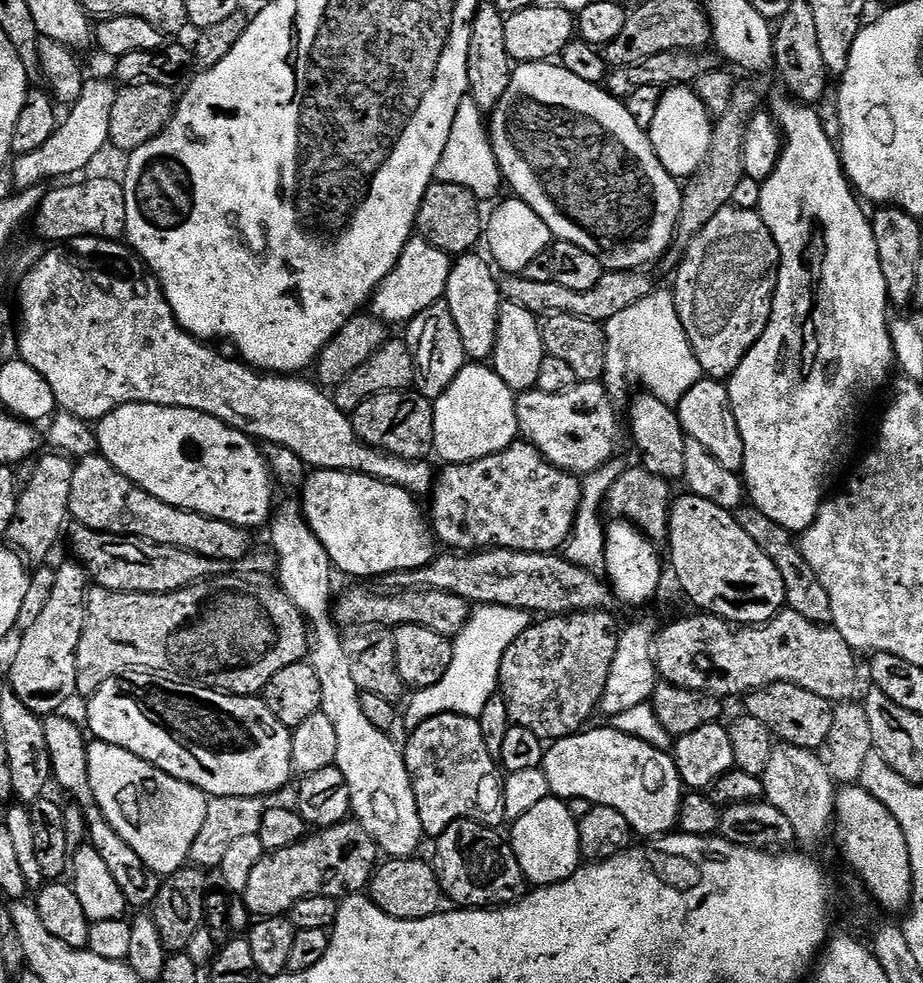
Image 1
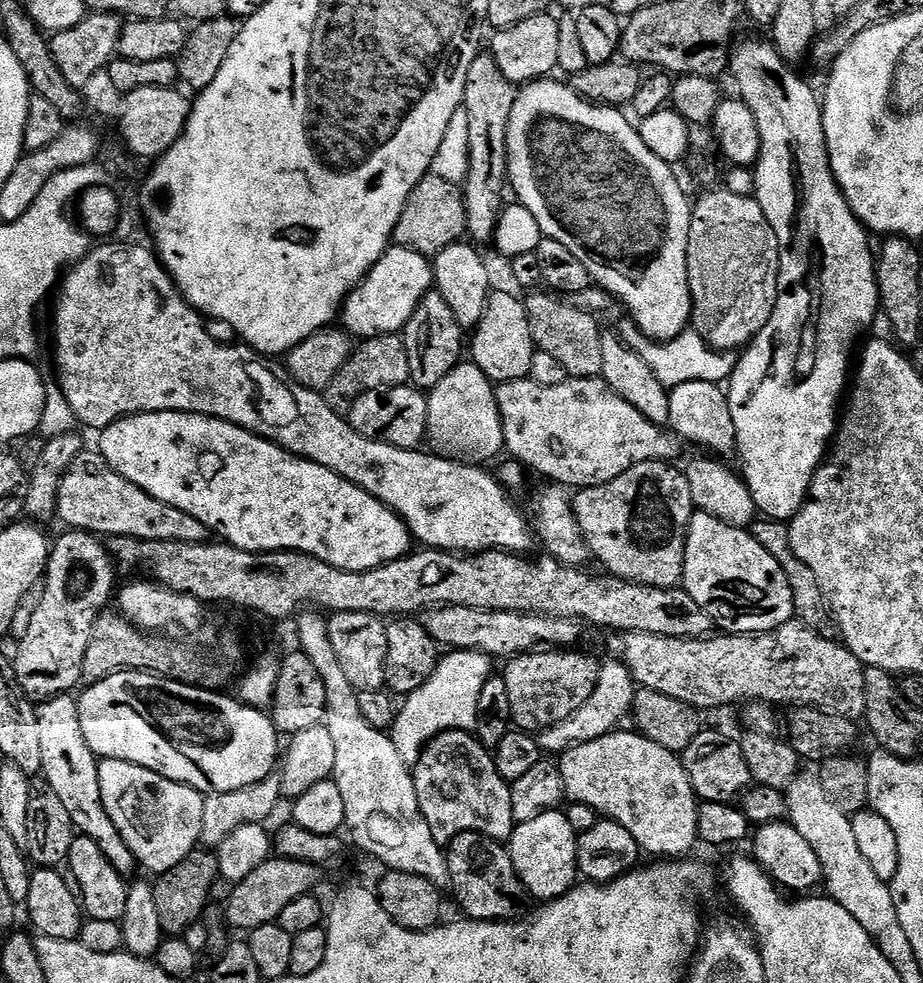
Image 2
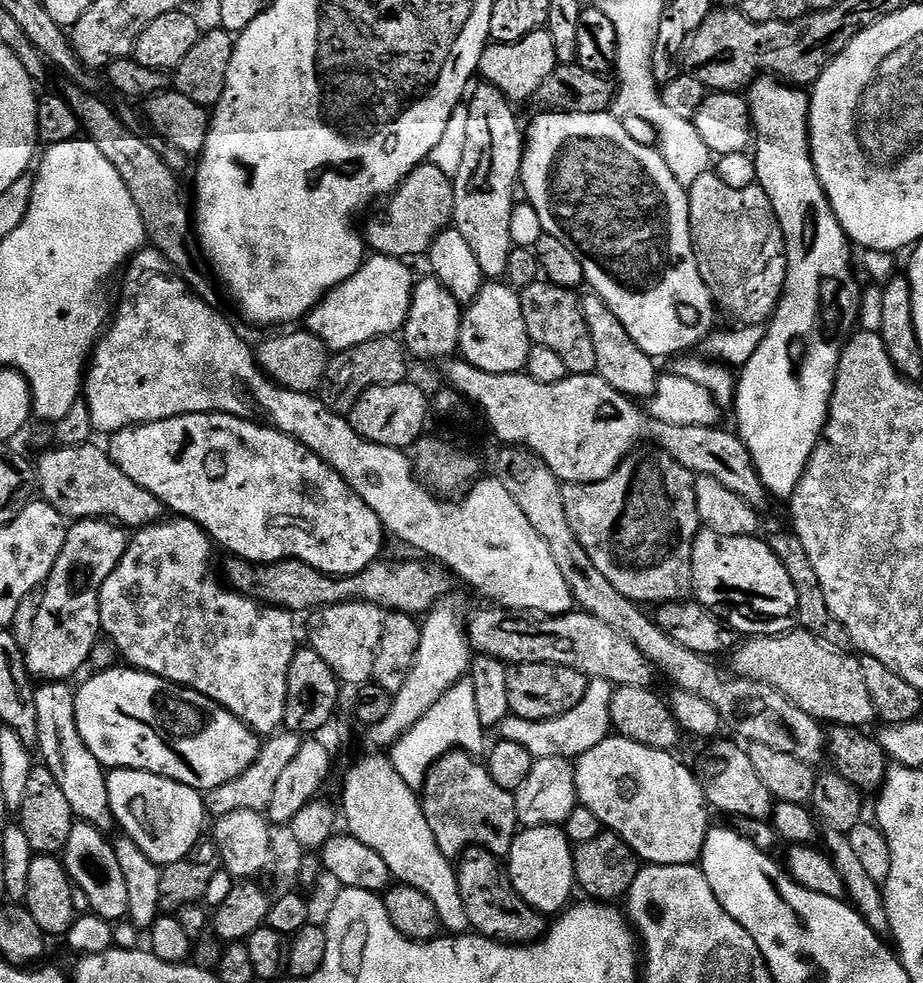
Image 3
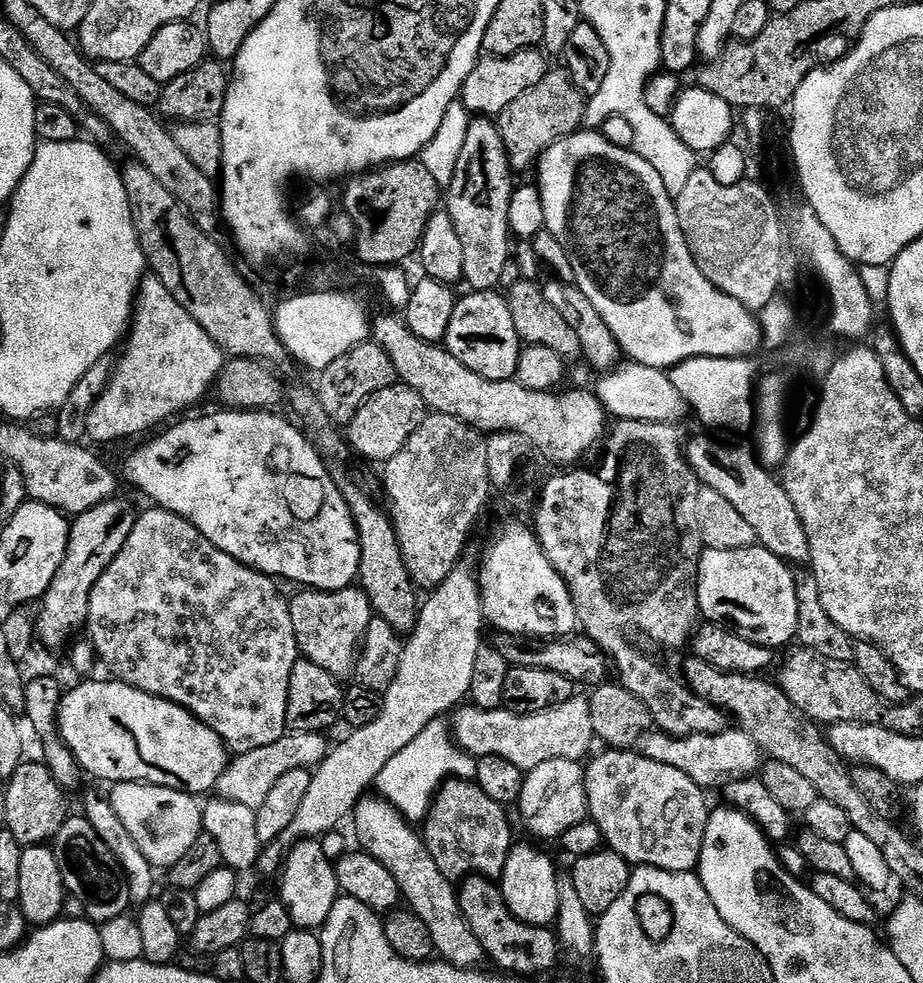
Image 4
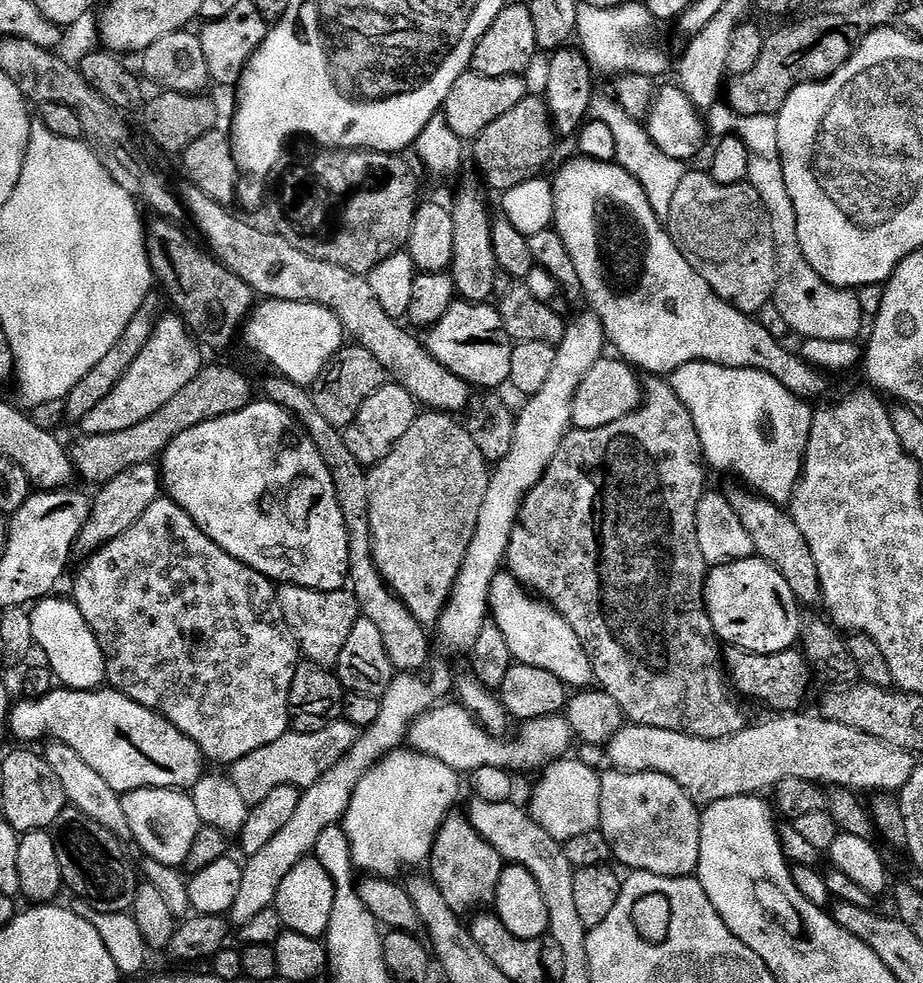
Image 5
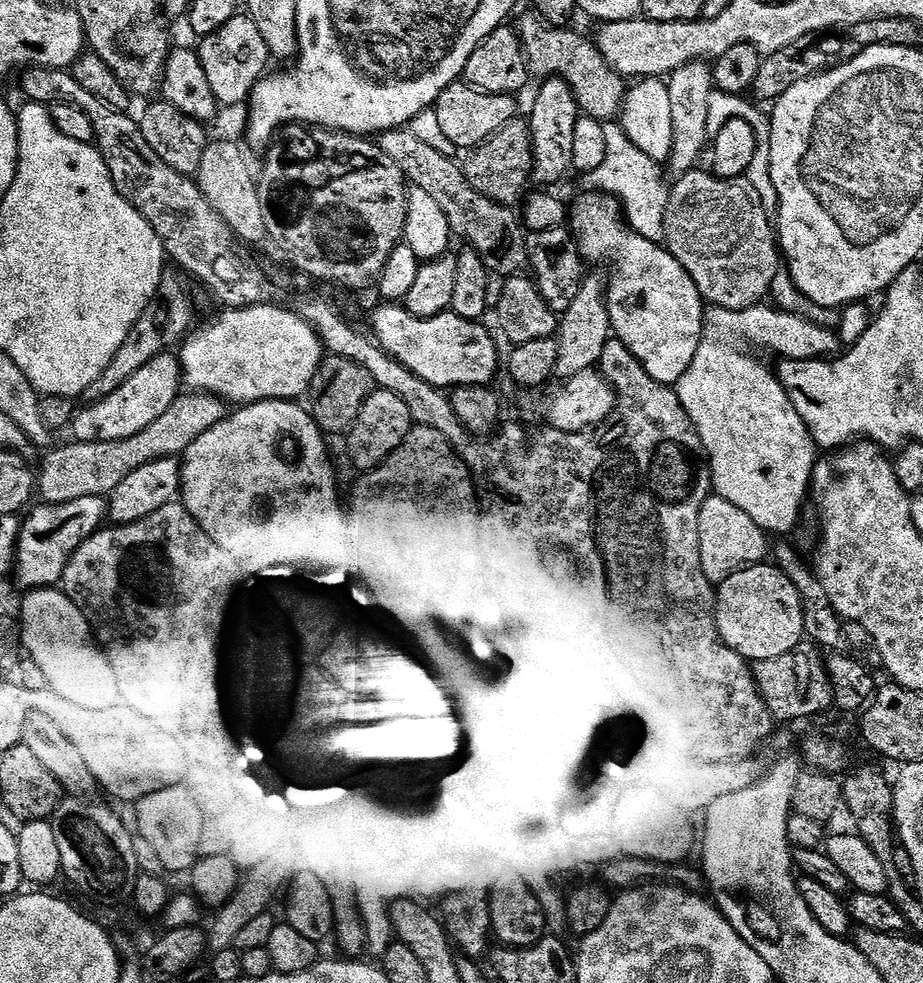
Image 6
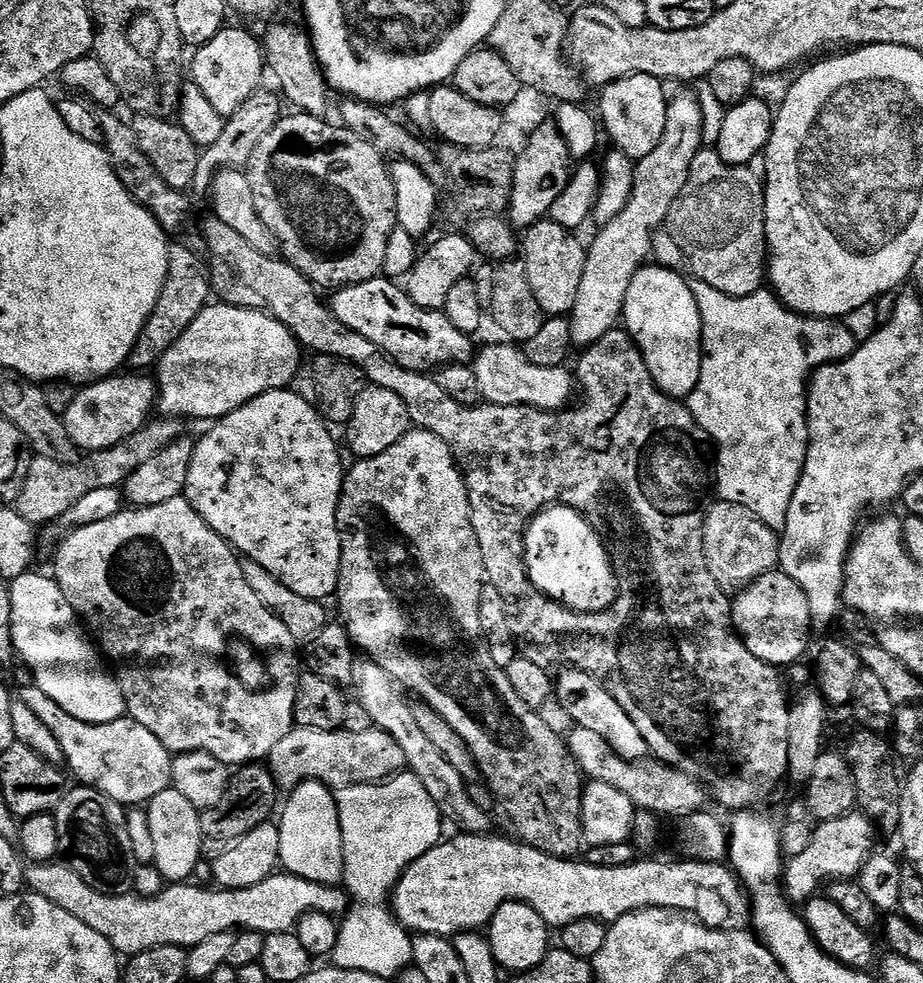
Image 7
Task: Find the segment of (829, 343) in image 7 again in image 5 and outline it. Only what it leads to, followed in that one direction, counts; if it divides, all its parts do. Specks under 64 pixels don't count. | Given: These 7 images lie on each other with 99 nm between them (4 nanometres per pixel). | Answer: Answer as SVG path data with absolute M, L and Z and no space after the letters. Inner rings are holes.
M695 360L686 366L682 366L677 372L671 373L670 383L674 394L684 403L686 410L690 410L690 418L694 418L694 426L700 435L700 445L704 451L707 467L709 469L717 468L720 472L729 472L730 475L737 476L744 483L741 485L747 486L753 493L763 496L771 504L791 505L792 495L796 492L796 483L800 481L800 474L804 470L804 455L806 454L806 446L812 429L813 409L808 409L811 407L805 401L801 400L799 396L795 396L790 390L786 390L786 386L782 386L782 382L778 382L778 378L774 378L768 372L755 372L753 368L727 368L714 362Z

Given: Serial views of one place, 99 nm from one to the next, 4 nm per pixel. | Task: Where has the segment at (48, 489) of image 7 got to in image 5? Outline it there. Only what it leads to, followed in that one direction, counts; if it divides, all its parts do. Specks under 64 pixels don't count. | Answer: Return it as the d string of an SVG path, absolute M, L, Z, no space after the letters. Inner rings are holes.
M224 364L201 367L200 373L186 382L186 386L182 386L182 390L178 390L178 394L174 394L174 398L170 398L170 402L166 402L166 406L162 406L158 414L150 414L146 422L138 422L138 426L130 426L130 430L118 430L114 434L81 435L80 441L70 448L75 475L79 479L81 476L82 479L89 480L95 486L102 486L134 466L151 464L163 457L170 442L174 442L178 434L202 422L234 414L253 403L253 400L252 384L238 369L227 368Z

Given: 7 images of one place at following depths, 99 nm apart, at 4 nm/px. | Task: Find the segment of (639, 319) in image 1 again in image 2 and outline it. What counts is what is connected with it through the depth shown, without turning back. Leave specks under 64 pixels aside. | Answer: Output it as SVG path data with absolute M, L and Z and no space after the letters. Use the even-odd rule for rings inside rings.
M625 322L621 328L618 328L618 332L625 344L641 356L662 386L669 390L682 386L682 382L691 380L724 382L736 369L738 359L736 352L718 352L715 348L711 348L699 334L691 330L678 334L673 340L662 341L652 340L631 322Z

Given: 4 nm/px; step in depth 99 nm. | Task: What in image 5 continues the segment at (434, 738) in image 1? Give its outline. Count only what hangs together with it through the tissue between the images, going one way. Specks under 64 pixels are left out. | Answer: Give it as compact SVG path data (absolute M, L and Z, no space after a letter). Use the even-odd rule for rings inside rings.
M456 815L446 817L432 844L430 879L438 886L442 898L446 898L446 906L464 918L495 905L498 878L506 861L490 842L486 842L486 838L482 838L482 834L478 834L478 830L474 830L467 815Z

